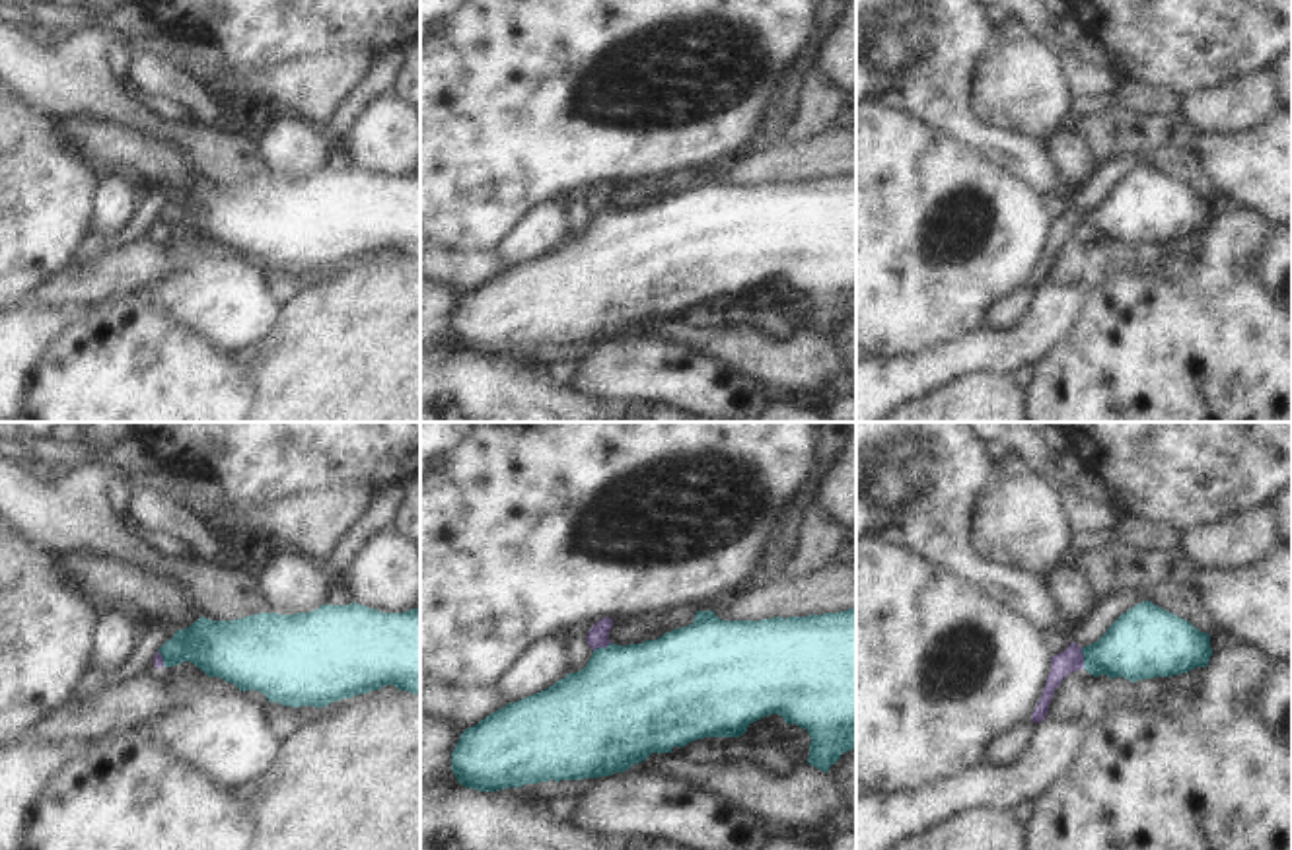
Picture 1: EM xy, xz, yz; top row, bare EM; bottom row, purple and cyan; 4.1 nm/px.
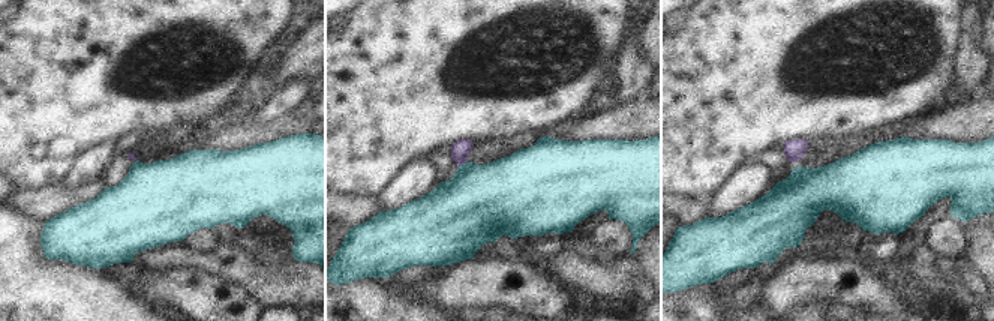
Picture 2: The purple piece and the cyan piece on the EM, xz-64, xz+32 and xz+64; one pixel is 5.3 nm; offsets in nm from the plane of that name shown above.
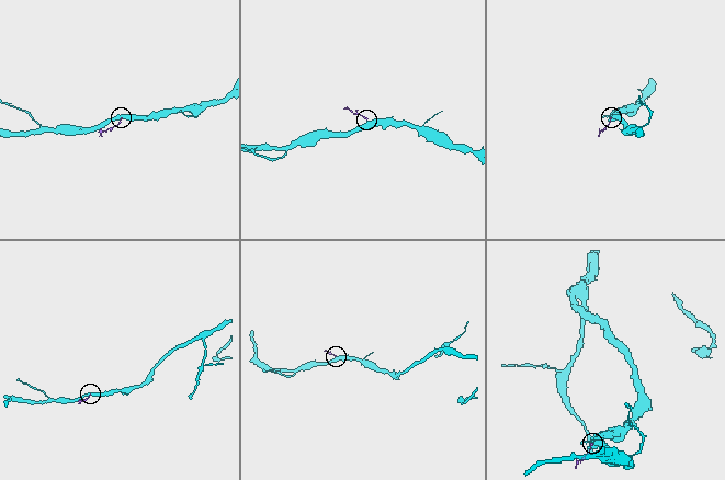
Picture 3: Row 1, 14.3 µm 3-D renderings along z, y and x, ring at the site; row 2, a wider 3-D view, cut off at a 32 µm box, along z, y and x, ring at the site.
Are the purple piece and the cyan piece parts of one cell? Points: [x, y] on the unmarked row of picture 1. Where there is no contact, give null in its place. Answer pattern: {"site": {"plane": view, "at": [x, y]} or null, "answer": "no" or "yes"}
{"site": {"plane": "yz", "at": [1082, 222]}, "answer": "yes"}

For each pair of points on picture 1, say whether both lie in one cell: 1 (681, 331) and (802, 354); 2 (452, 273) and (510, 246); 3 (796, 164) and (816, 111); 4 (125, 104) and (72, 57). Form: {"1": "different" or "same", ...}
{"1": "same", "2": "different", "3": "different", "4": "same"}

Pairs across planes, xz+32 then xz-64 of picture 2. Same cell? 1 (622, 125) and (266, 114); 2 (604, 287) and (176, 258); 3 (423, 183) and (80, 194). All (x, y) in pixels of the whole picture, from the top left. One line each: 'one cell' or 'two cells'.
1: two cells
2: one cell
3: two cells

